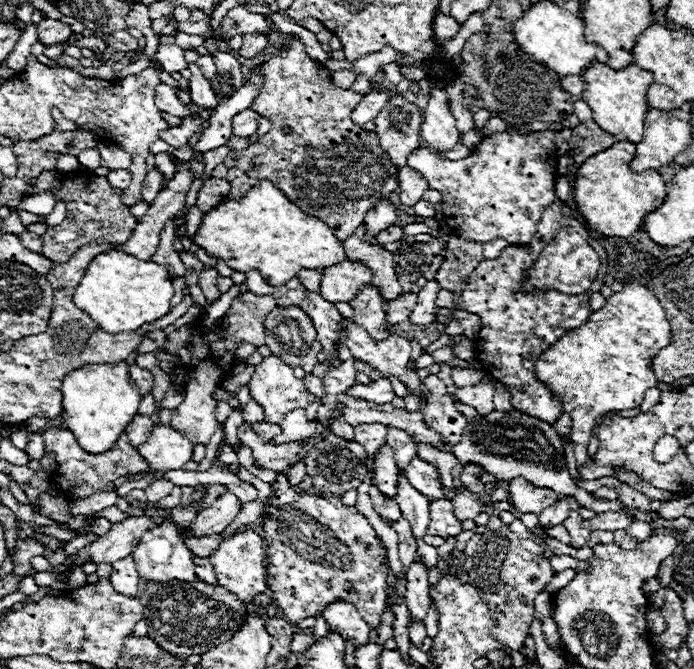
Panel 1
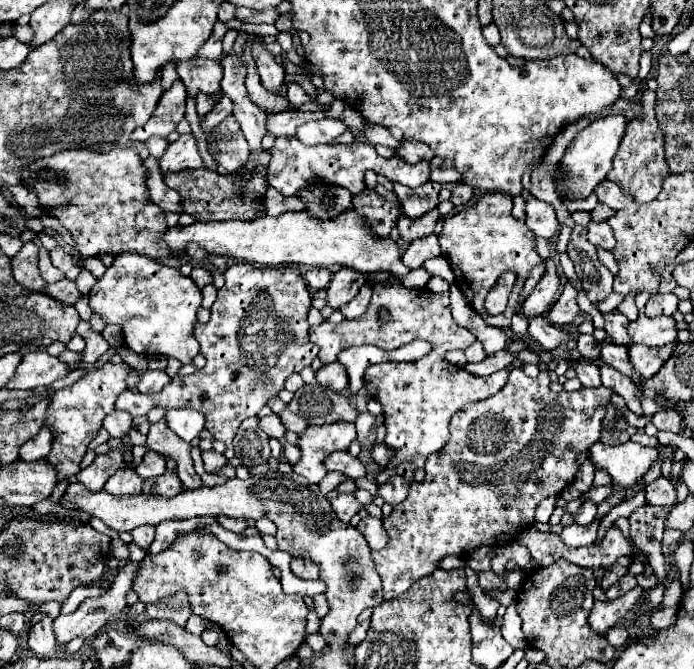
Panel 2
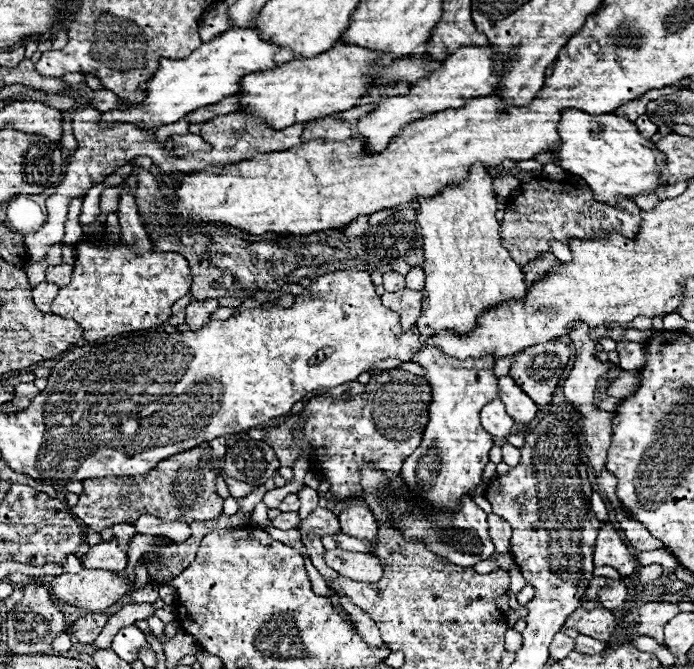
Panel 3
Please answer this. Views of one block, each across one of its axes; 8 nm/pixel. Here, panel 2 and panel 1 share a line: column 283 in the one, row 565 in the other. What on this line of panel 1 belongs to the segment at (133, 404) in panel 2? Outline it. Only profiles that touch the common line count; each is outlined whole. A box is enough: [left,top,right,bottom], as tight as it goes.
[262,472,388,630]

